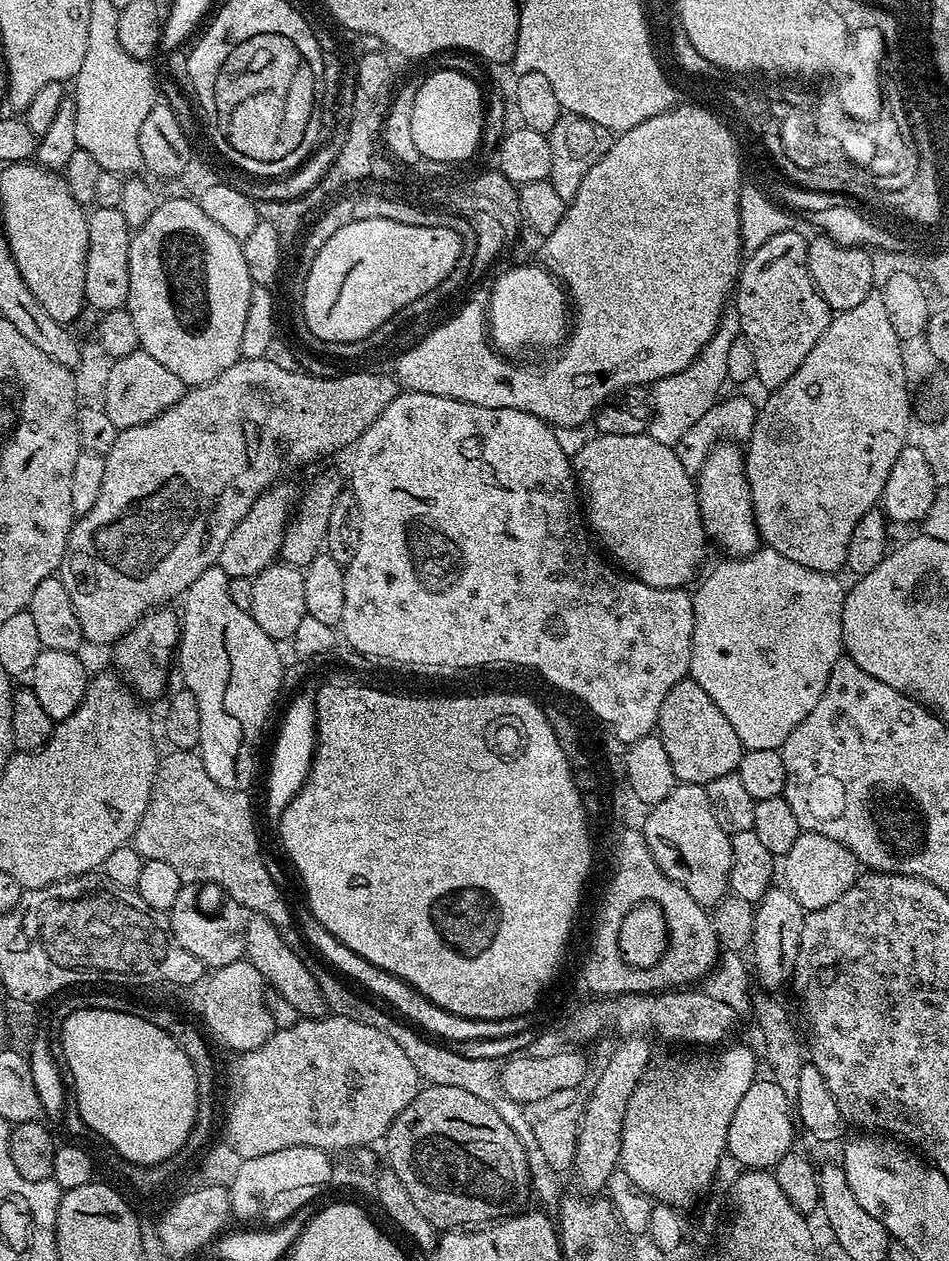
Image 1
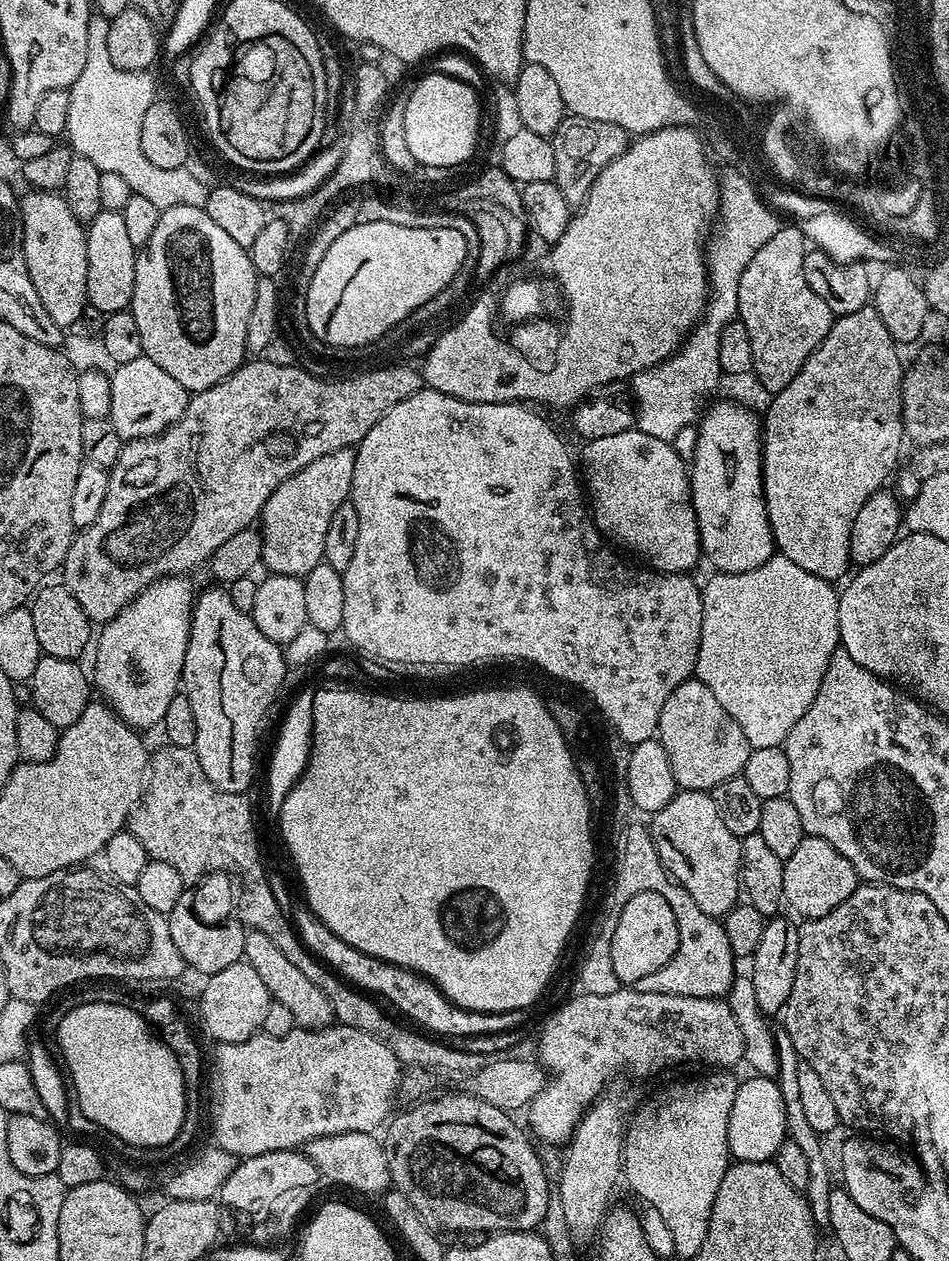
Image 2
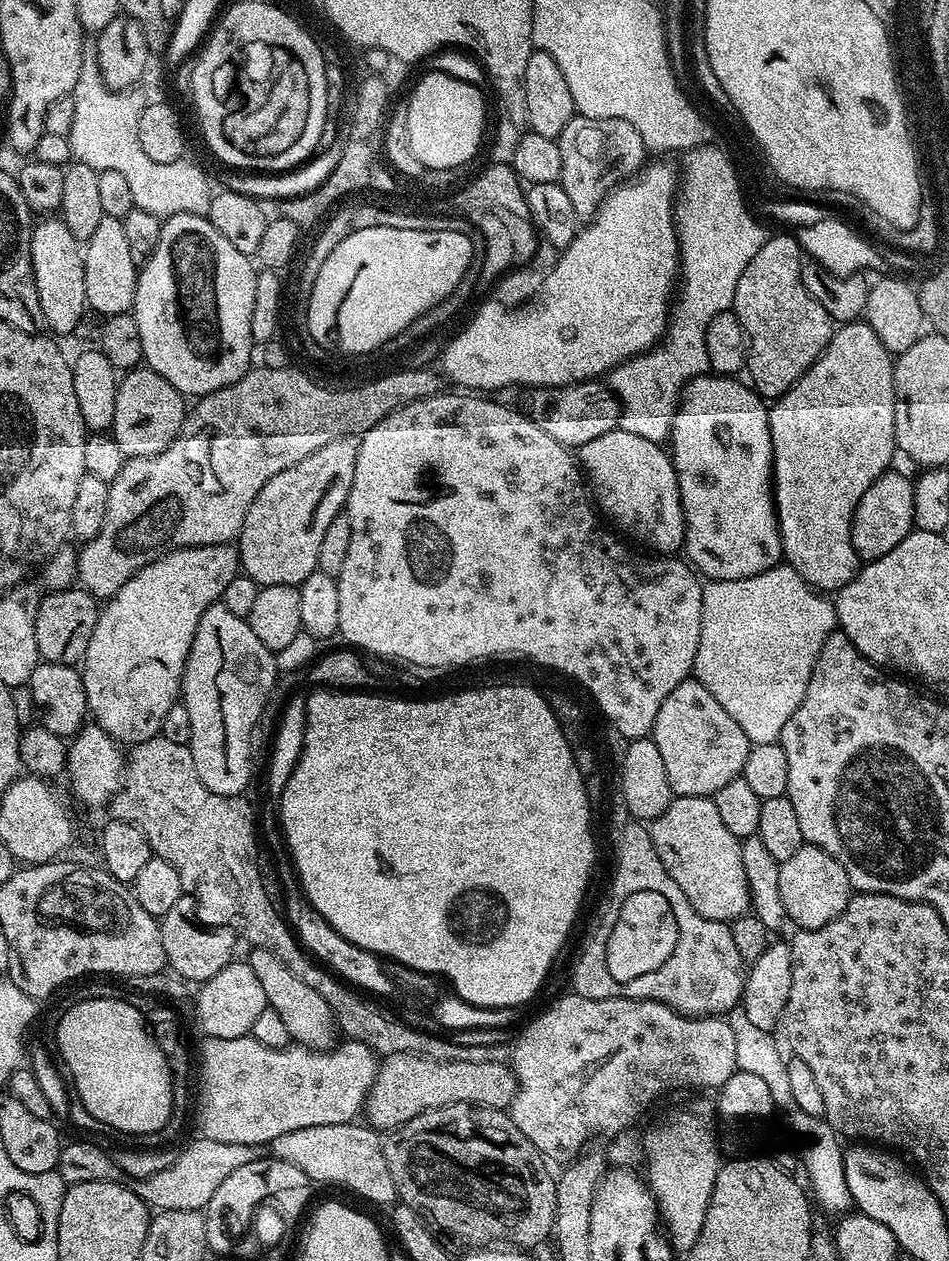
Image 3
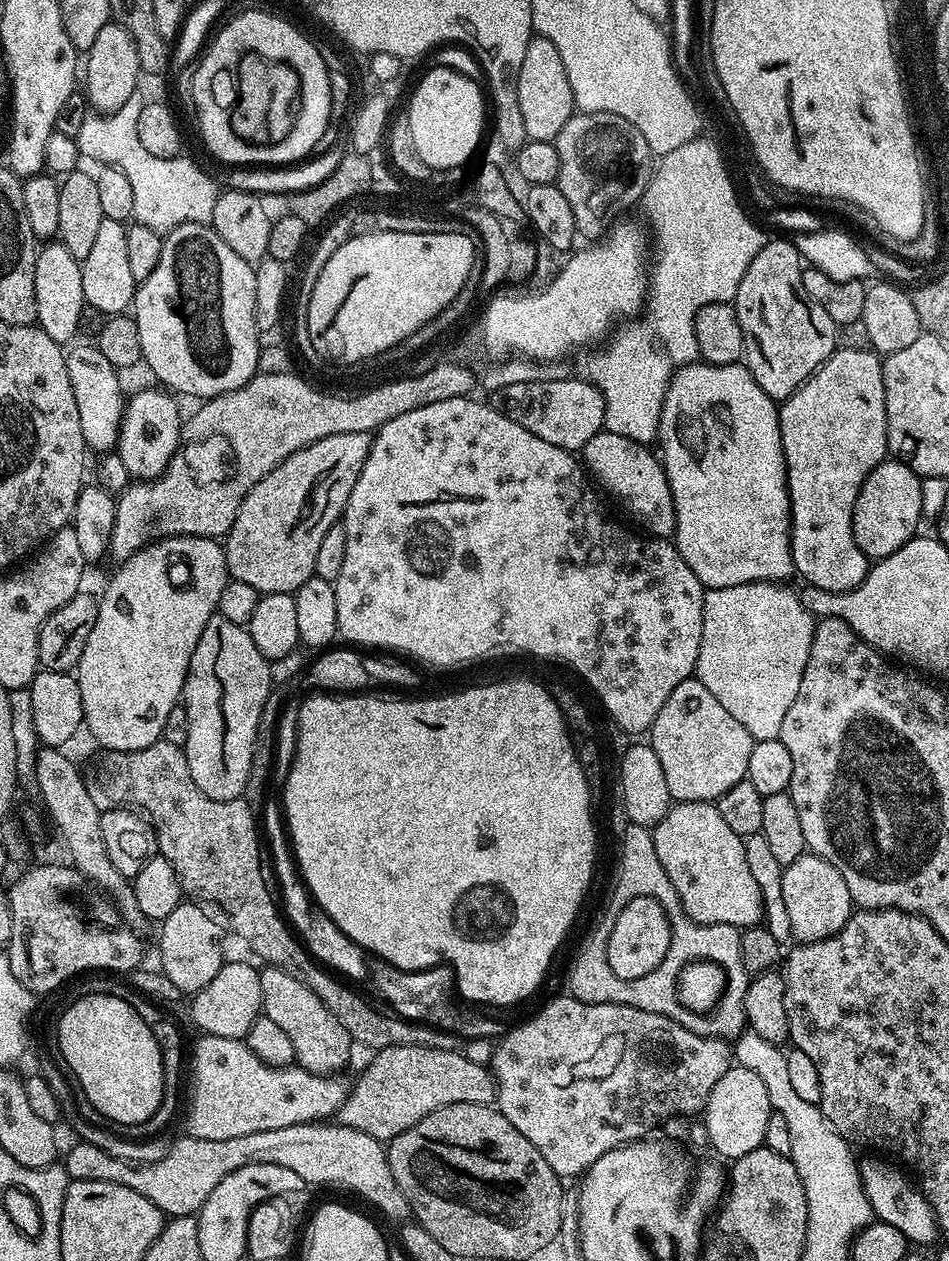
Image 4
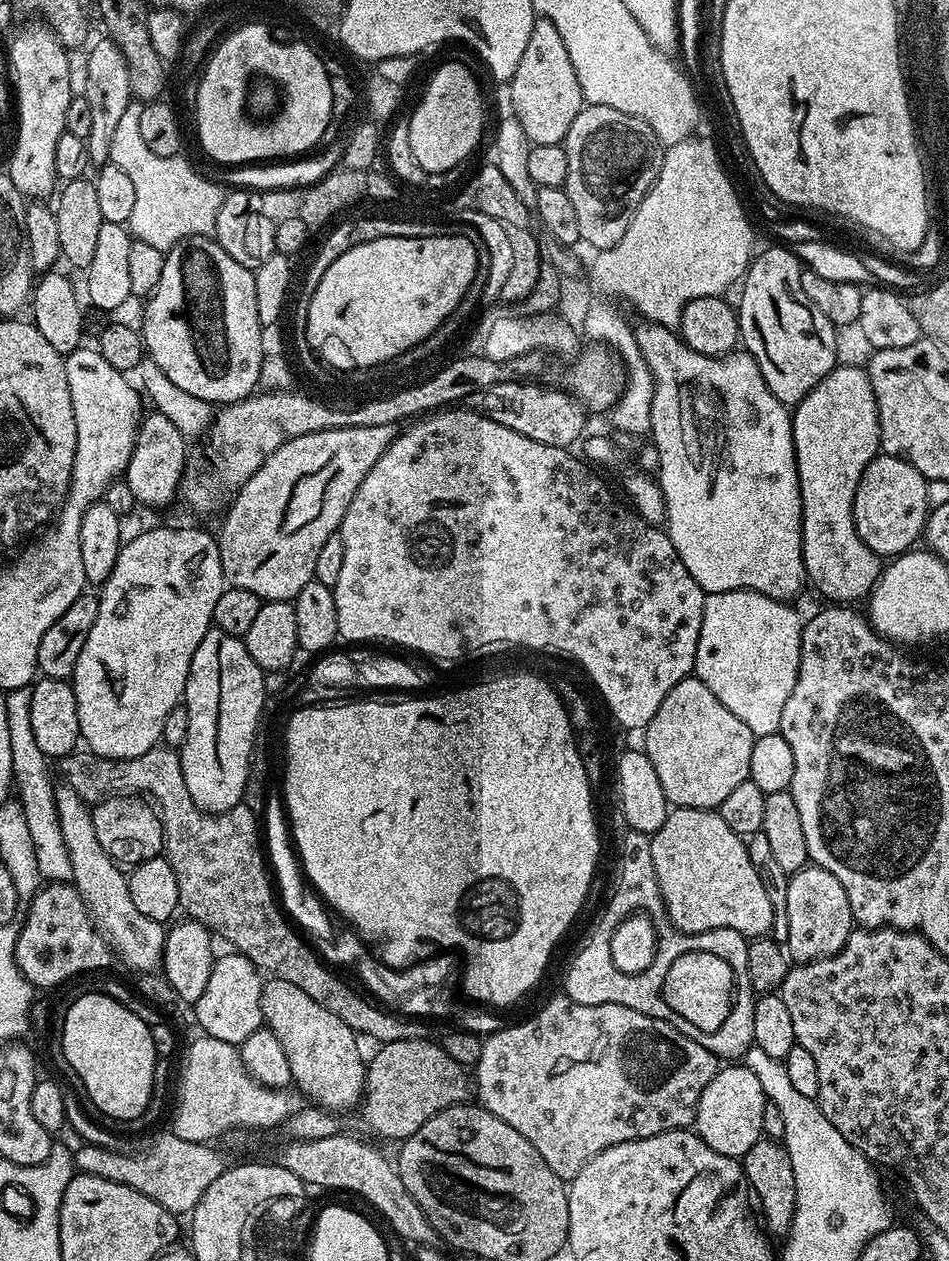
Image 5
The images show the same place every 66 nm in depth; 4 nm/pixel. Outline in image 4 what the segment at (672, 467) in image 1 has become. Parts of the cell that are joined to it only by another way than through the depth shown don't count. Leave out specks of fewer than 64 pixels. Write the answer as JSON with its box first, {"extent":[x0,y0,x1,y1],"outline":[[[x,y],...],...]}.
{"extent":[582,431,676,538],"outline":[[[602,431],[586,442],[582,460],[594,480],[596,475],[595,483],[601,489],[604,487],[645,528],[641,528],[645,533],[656,538],[668,538],[675,533],[676,515],[670,482],[659,455],[651,447],[622,438],[622,434]]]}

